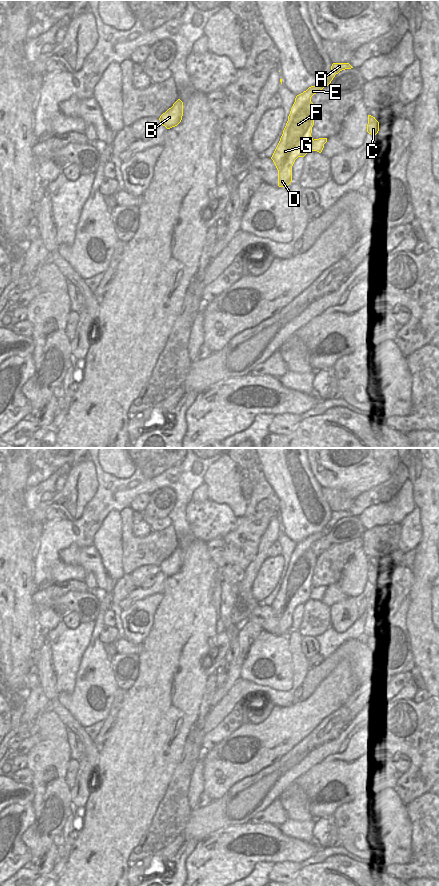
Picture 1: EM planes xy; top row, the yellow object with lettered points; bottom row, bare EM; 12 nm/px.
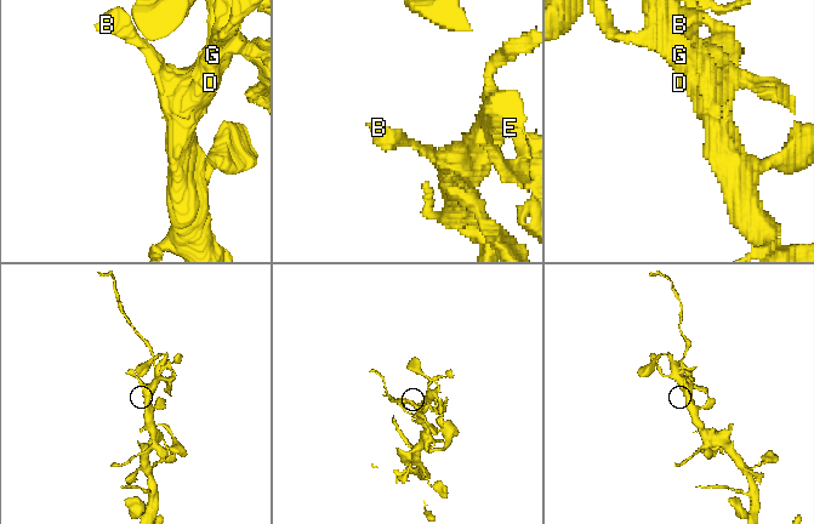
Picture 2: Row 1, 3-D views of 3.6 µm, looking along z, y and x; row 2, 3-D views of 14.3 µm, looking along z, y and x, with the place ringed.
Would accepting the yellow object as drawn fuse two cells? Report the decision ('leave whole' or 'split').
split

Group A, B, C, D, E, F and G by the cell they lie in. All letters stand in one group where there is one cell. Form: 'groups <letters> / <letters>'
groups A B D E F G / C

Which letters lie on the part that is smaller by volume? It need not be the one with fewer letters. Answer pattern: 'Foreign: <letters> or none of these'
Foreign: C

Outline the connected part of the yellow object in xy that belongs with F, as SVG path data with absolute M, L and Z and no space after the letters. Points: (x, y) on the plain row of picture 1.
M333 511L331 519L324 529L309 535L295 546L280 589L271 605L278 618L278 634L287 635L292 630L292 614L298 605L304 605L311 596L313 586L312 575L317 556L311 545L327 535L336 522L353 516L349 511Z

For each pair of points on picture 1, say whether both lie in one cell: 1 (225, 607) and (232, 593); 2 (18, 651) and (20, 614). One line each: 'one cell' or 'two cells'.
1: one cell
2: one cell

